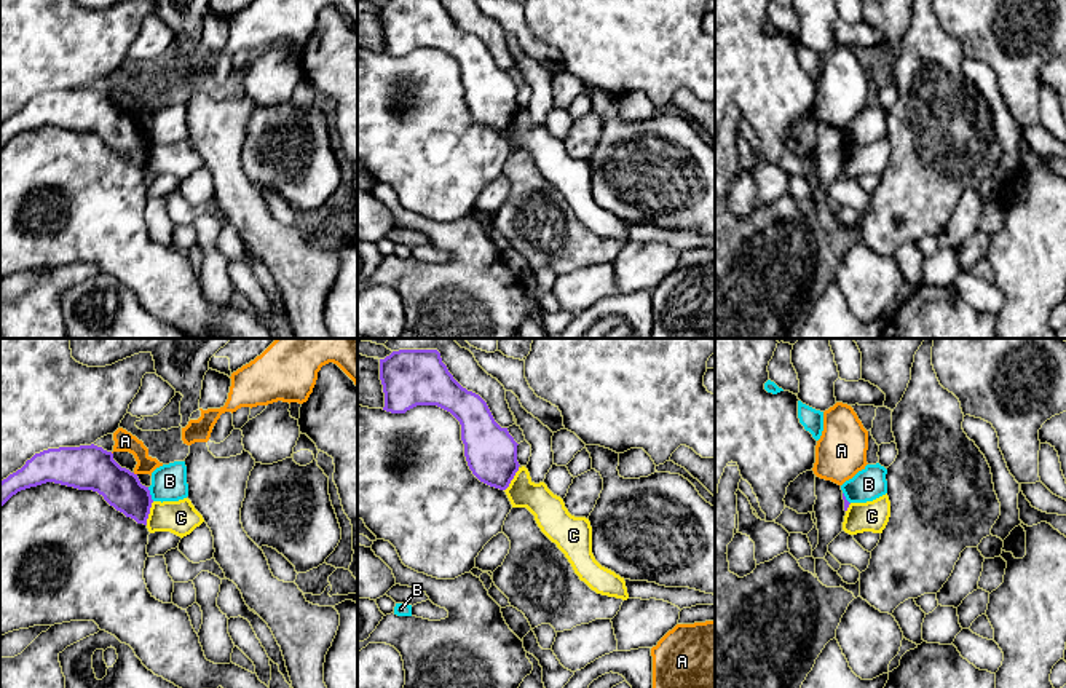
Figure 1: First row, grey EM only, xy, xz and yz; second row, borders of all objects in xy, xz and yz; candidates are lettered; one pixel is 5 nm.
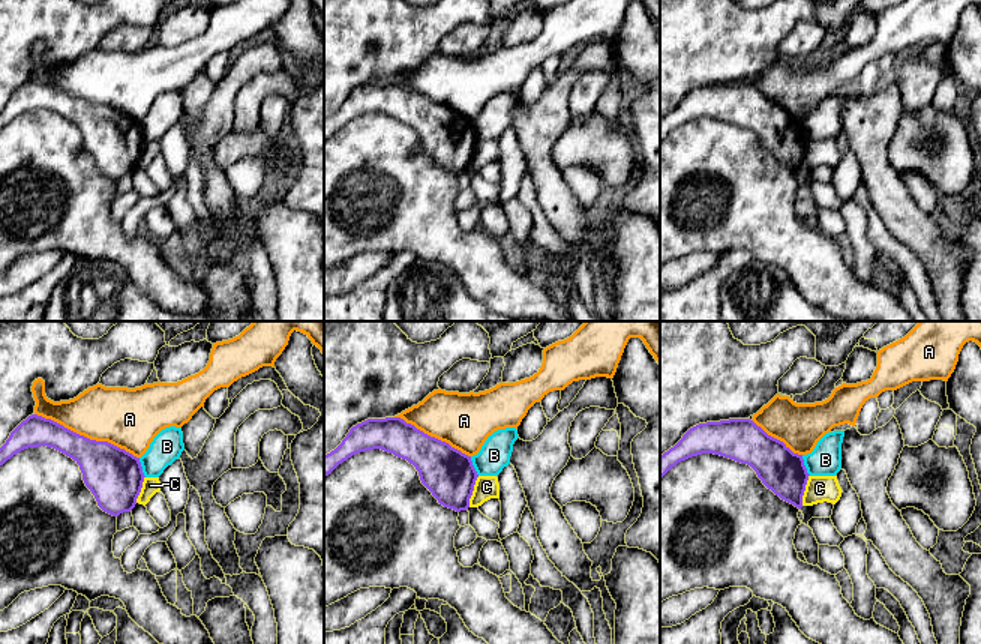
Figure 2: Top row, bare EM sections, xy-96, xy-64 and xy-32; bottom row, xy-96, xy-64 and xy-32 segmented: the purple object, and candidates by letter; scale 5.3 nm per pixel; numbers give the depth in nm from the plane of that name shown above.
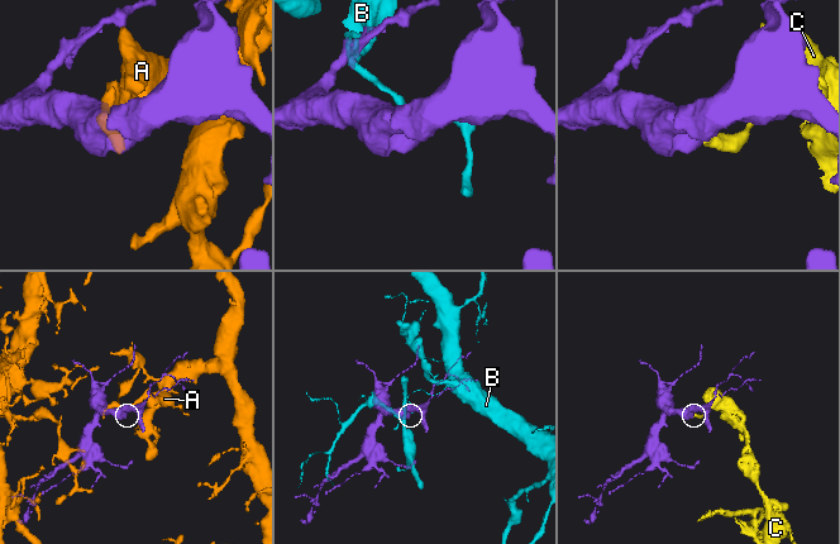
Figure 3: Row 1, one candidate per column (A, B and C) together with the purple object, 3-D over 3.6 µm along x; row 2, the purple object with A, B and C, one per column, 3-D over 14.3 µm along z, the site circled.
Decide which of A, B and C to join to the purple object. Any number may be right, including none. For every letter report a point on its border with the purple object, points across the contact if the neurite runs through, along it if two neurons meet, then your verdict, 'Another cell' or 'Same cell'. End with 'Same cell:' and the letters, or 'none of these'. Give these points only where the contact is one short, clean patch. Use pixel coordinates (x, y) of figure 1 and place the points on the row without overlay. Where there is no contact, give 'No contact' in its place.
A: Touches purple at xy (133, 115). Another cell
B: Touches purple at xy (149, 136). Another cell
C: Touches purple at xy (149, 155). Boundary: xy (153, 144), (146, 166). Another cell
Same cell: none of these

